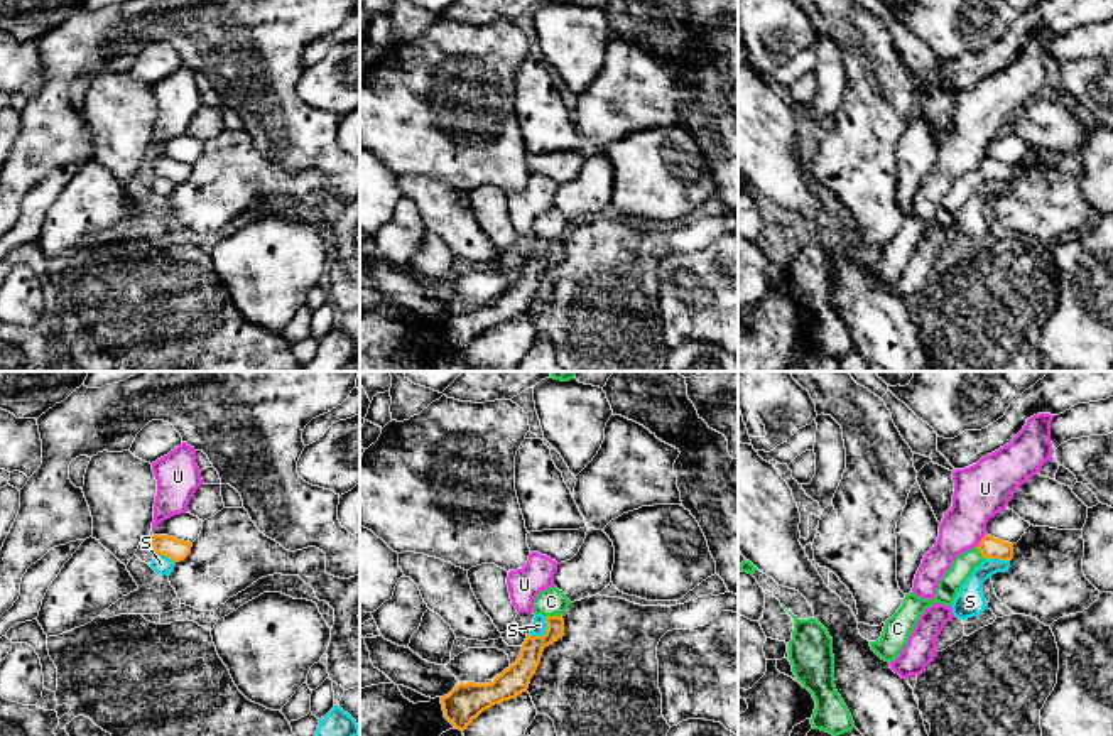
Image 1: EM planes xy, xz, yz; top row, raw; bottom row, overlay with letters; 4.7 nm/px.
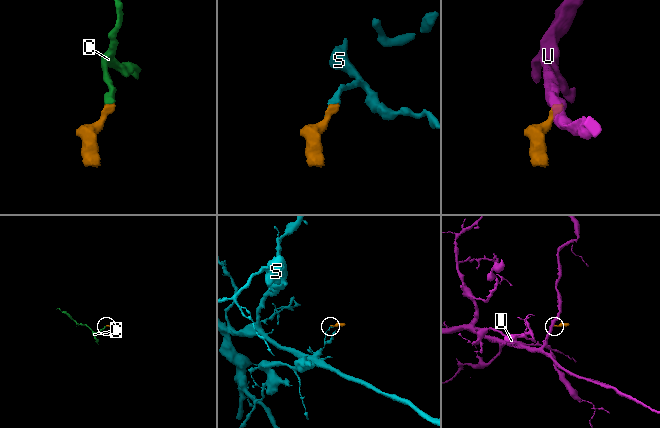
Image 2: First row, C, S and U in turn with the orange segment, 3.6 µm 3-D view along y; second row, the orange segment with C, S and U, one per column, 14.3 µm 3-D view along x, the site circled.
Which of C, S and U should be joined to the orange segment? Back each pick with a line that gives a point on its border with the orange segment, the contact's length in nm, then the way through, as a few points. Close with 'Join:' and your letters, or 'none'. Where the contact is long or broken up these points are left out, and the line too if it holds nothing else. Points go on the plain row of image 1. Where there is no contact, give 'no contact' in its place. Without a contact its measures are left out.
C: contact xz (553, 238); length 80 nm; way xz (527, 284), (553, 254), (553, 238), (551, 223)
Join: C

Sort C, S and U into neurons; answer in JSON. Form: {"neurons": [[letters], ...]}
{"neurons": [["C"], ["S"], ["U"]]}

